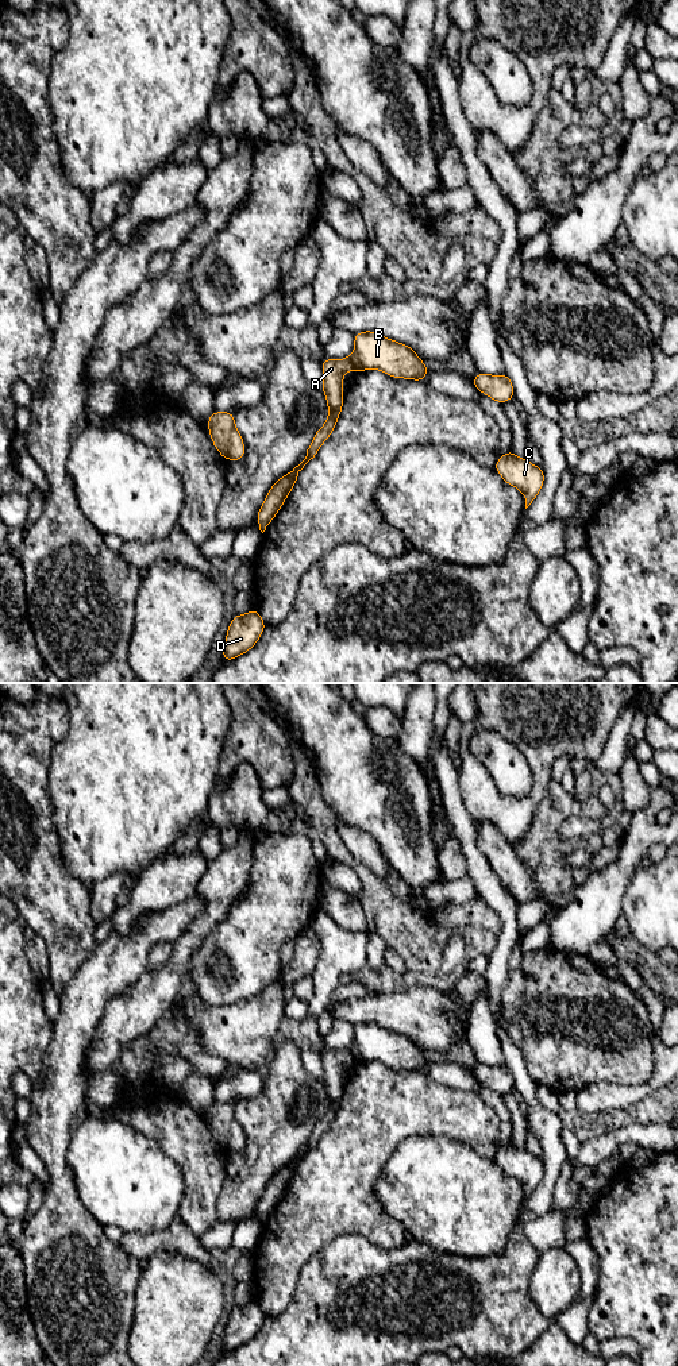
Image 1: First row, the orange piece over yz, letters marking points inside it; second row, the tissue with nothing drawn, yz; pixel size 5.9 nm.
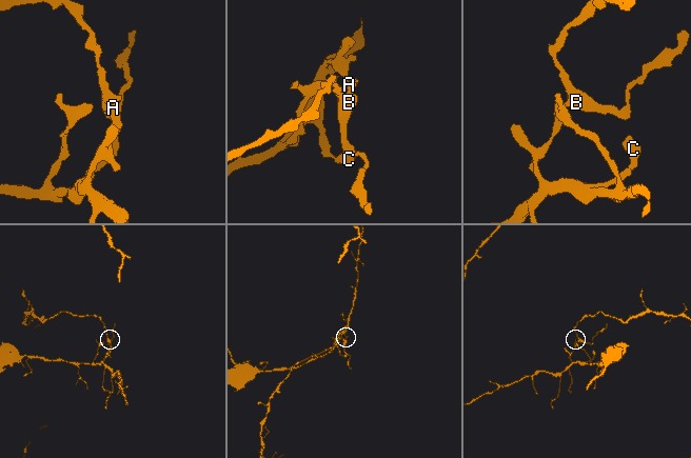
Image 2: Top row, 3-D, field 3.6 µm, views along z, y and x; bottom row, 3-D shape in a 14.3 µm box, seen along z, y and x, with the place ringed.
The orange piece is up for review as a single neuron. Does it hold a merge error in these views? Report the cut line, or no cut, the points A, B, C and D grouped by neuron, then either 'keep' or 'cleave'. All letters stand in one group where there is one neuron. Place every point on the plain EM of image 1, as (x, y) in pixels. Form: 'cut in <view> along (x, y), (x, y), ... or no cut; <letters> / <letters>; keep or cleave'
cut in yz along (349, 1049), (354, 1060); A C D / B; cleave

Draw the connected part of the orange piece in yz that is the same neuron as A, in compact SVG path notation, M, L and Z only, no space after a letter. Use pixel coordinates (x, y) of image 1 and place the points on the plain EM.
M350 1049L332 1051L321 1050L323 1056L323 1078L328 1096L328 1110L324 1116L316 1122L311 1137L307 1141L305 1150L296 1157L289 1165L280 1169L269 1181L258 1205L257 1213L259 1222L263 1224L271 1211L276 1208L286 1188L290 1185L293 1176L298 1170L300 1162L304 1157L316 1147L320 1138L330 1128L336 1118L339 1105L343 1100L343 1065L354 1061Z

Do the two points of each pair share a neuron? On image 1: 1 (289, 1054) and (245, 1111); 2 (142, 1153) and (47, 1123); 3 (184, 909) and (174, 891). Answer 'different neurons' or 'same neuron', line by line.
1: same neuron
2: different neurons
3: different neurons

